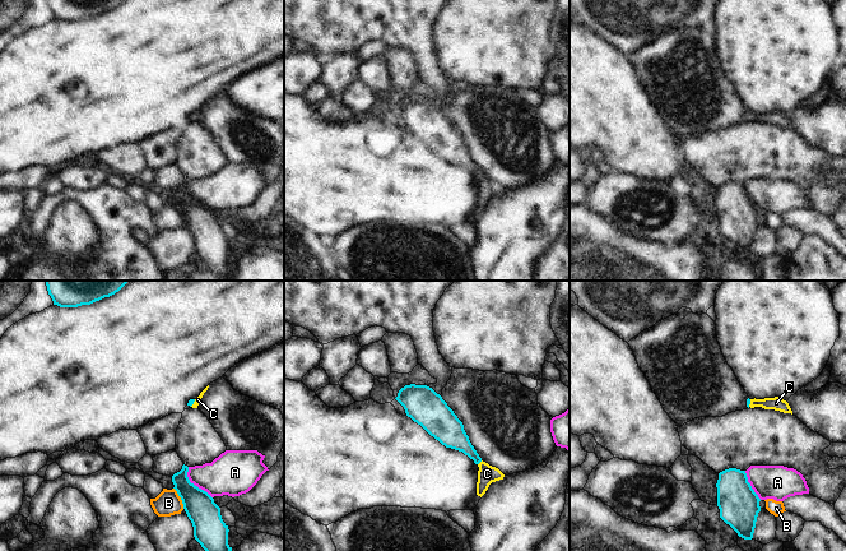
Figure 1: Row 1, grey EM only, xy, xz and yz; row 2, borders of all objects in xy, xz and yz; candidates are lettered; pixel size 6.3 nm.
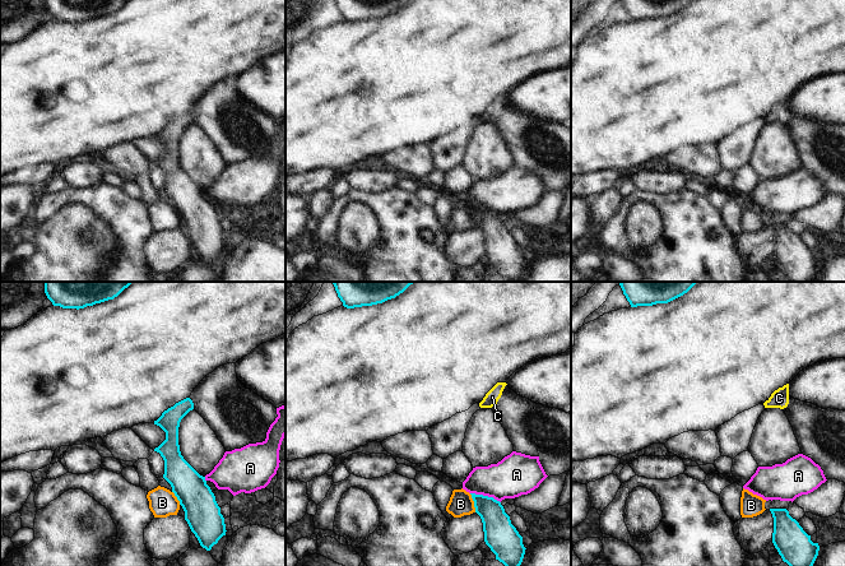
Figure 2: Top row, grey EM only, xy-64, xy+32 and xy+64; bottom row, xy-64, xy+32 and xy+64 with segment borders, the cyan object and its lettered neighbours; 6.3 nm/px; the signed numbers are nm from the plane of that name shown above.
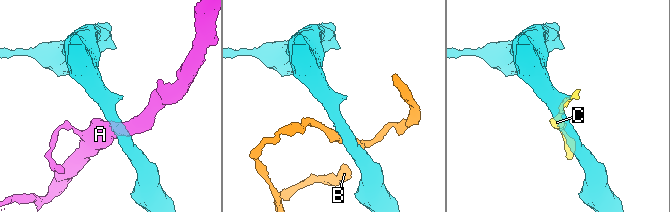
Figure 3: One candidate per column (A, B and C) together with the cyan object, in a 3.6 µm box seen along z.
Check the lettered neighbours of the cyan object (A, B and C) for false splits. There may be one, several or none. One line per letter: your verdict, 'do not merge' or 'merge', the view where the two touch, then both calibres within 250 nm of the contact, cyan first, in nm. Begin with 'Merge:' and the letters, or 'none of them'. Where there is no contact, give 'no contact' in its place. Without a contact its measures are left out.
Merge: C
A: do not merge; contact in xy; calibres 190 and 280 nm
B: do not merge; contact in xy; calibres 190 and 160 nm
C: merge; contact in xz; calibres 170 and 120 nm

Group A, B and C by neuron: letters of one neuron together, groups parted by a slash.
A / B / C

